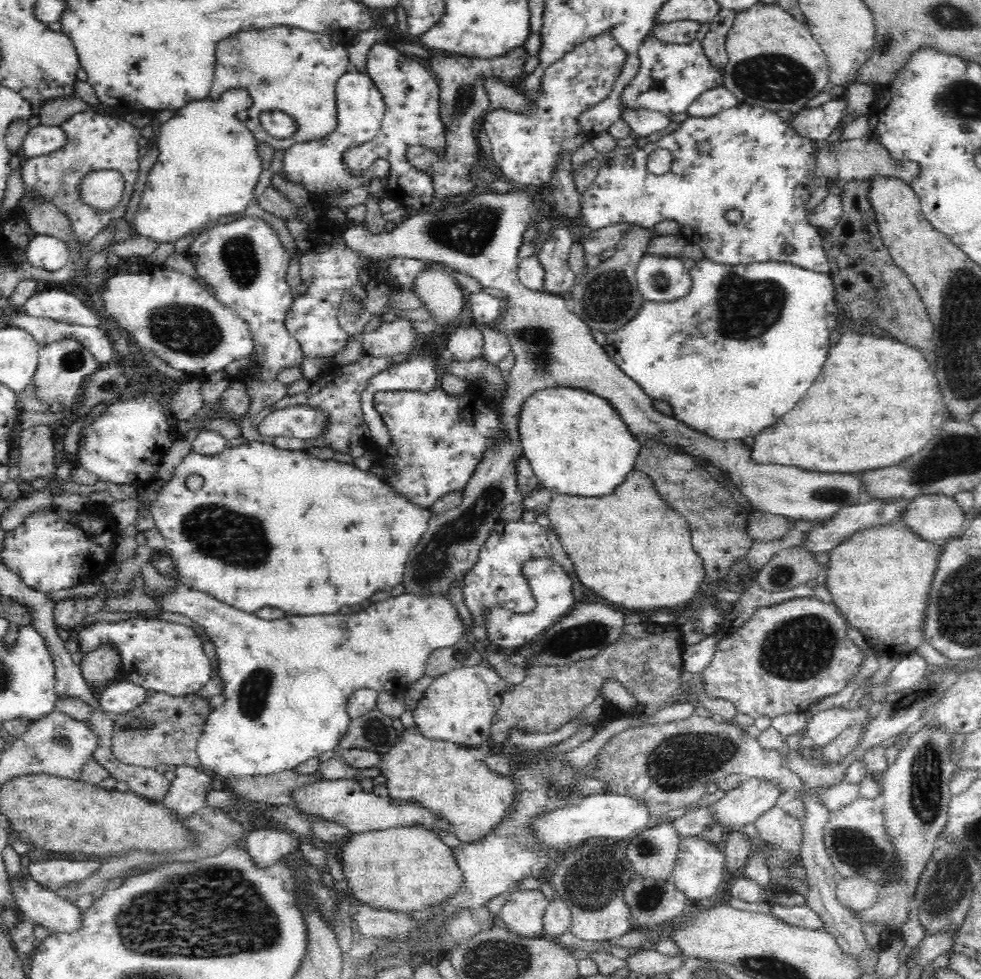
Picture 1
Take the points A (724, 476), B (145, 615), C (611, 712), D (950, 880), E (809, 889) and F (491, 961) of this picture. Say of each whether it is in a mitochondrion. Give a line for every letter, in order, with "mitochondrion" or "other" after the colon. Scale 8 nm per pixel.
A: other
B: other
C: other
D: mitochondrion
E: other
F: mitochondrion

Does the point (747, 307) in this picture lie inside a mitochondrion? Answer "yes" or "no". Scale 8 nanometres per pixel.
yes

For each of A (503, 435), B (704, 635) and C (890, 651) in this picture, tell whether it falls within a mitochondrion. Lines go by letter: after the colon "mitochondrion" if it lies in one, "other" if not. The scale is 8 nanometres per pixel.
A: other
B: other
C: other

